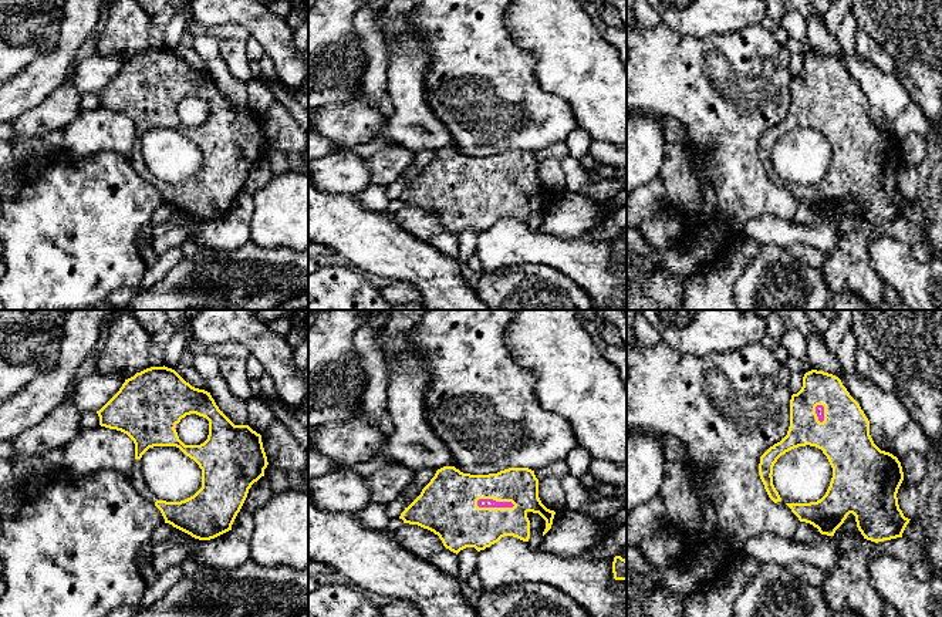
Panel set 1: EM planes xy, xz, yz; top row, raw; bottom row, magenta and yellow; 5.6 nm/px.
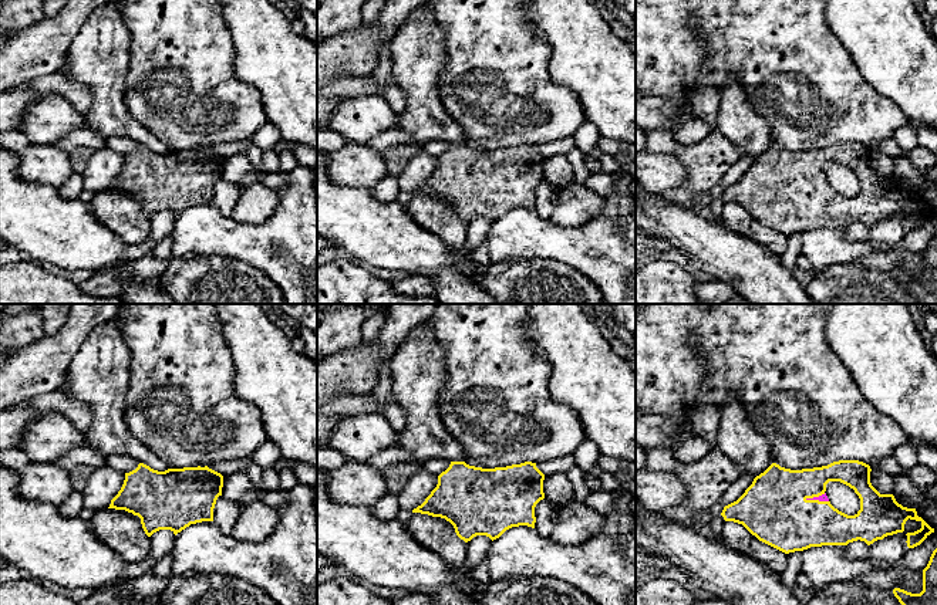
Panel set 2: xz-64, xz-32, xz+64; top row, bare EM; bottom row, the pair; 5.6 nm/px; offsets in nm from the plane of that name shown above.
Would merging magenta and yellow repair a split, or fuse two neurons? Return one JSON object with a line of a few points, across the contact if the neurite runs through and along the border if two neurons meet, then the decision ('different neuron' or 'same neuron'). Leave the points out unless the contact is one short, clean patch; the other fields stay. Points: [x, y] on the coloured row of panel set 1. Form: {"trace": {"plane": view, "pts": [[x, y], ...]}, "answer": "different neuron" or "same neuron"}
{"answer": "same neuron"}

